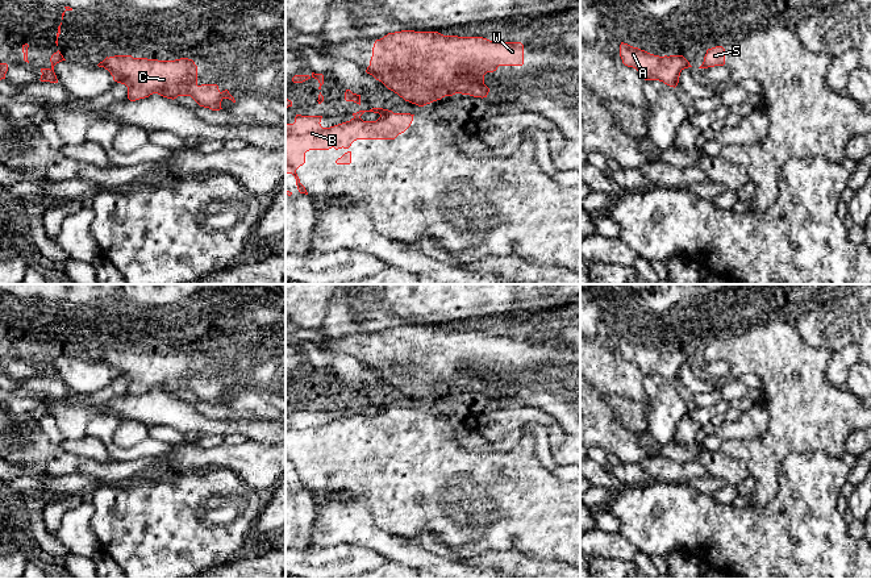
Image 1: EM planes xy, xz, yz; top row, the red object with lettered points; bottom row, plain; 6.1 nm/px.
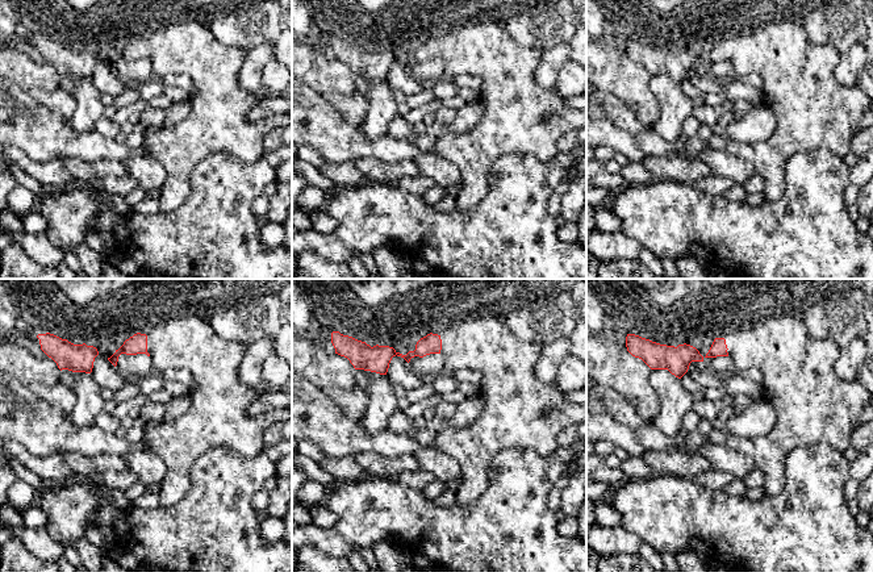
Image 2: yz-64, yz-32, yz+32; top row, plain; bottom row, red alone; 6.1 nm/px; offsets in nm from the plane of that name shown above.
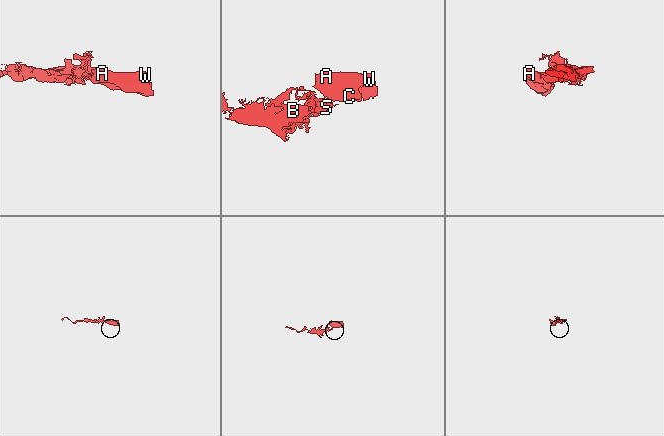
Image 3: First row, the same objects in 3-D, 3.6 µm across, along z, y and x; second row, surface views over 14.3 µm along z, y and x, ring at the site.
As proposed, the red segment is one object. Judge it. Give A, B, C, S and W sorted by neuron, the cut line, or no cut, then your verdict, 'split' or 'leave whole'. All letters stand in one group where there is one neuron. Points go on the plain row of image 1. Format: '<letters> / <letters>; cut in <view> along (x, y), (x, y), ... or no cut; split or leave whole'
A C W / B S; cut in yz along (686, 355), (691, 361); split

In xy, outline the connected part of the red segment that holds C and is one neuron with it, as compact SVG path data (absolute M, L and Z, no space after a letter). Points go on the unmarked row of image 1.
M132 350L107 351L103 362L111 367L113 375L128 382L128 393L136 396L158 388L167 393L191 391L200 401L220 405L221 396L229 393L236 397L228 384L220 386L217 379L197 379L197 361L192 354L180 353L175 355L158 355L147 353L133 353Z

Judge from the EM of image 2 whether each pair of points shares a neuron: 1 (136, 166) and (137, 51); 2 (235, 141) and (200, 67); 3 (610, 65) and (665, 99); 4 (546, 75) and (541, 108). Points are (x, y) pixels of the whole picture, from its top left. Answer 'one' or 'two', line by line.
1: two
2: one
3: two
4: two

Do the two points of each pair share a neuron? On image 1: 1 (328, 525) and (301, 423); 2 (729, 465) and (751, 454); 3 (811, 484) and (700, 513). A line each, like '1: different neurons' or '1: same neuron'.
1: different neurons
2: different neurons
3: same neuron

